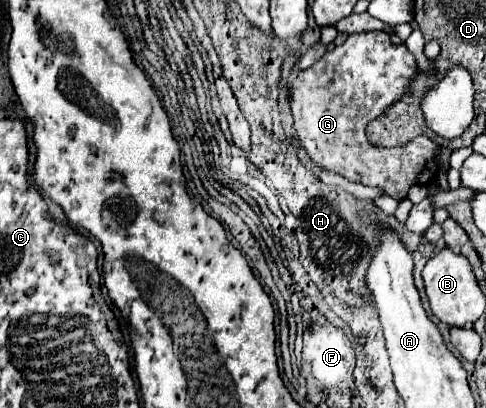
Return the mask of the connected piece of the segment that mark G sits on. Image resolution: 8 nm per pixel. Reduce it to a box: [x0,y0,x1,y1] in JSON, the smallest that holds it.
[291,31,439,201]

